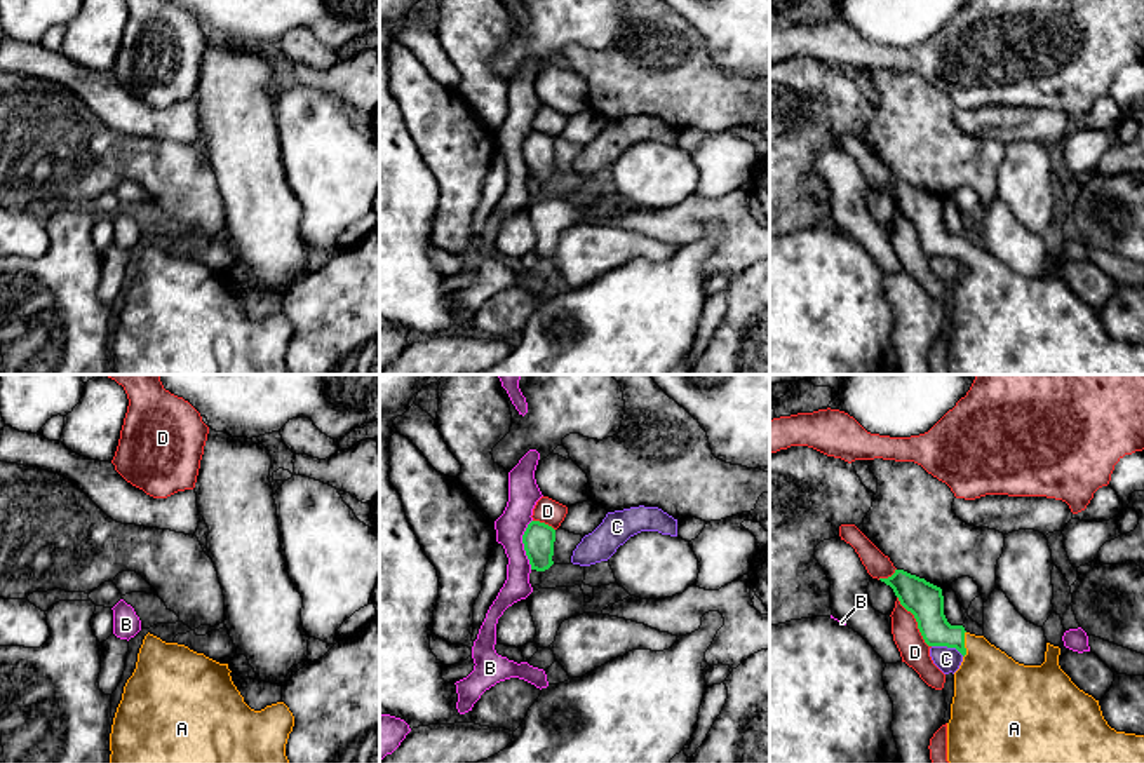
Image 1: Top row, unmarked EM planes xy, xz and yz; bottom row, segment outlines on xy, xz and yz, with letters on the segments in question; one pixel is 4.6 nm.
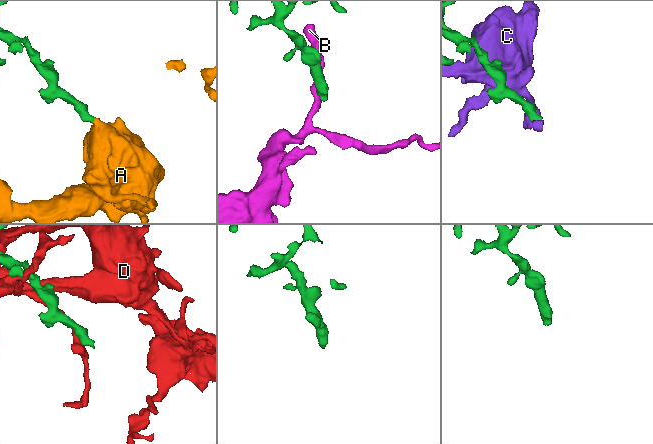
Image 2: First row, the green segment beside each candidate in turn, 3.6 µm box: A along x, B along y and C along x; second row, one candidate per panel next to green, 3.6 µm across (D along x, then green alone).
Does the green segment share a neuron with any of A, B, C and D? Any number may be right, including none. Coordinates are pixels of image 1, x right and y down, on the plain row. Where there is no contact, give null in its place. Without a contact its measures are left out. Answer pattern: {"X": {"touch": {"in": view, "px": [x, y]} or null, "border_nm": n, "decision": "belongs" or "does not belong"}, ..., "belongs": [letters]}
{"A": {"touch": {"in": "yz", "px": [963, 255]}, "border_nm": 130, "decision": "belongs"}, "B": {"touch": {"in": "xz", "px": [523, 152]}, "border_nm": 240, "decision": "does not belong"}, "C": {"touch": {"in": "yz", "px": [948, 256]}, "border_nm": 160, "decision": "does not belong"}, "D": {"touch": {"in": "yz", "px": [916, 230]}, "border_nm": 280, "decision": "does not belong"}, "belongs": ["A"]}

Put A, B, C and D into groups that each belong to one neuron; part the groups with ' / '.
A / B / C / D

